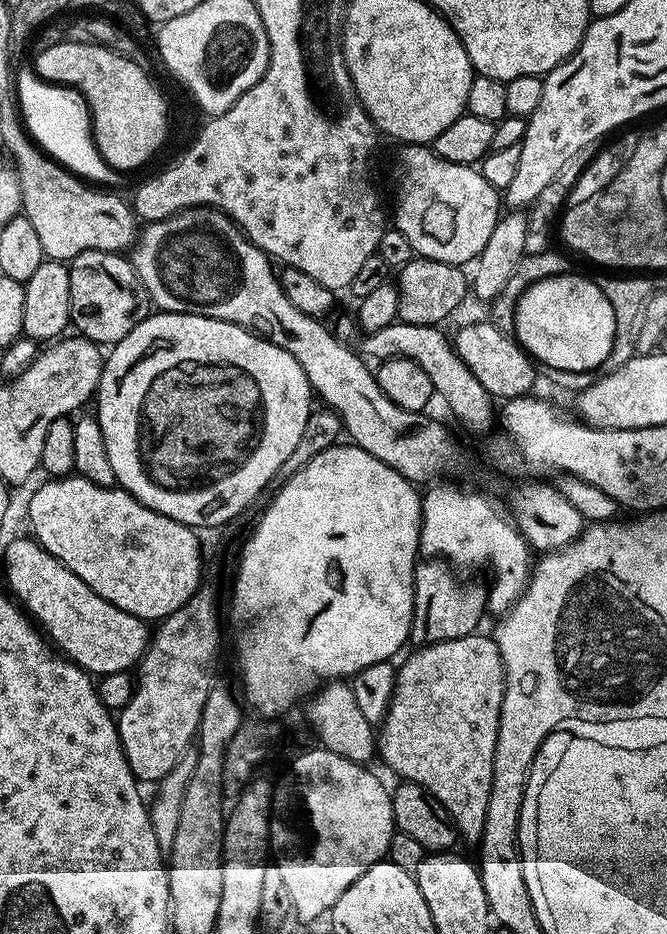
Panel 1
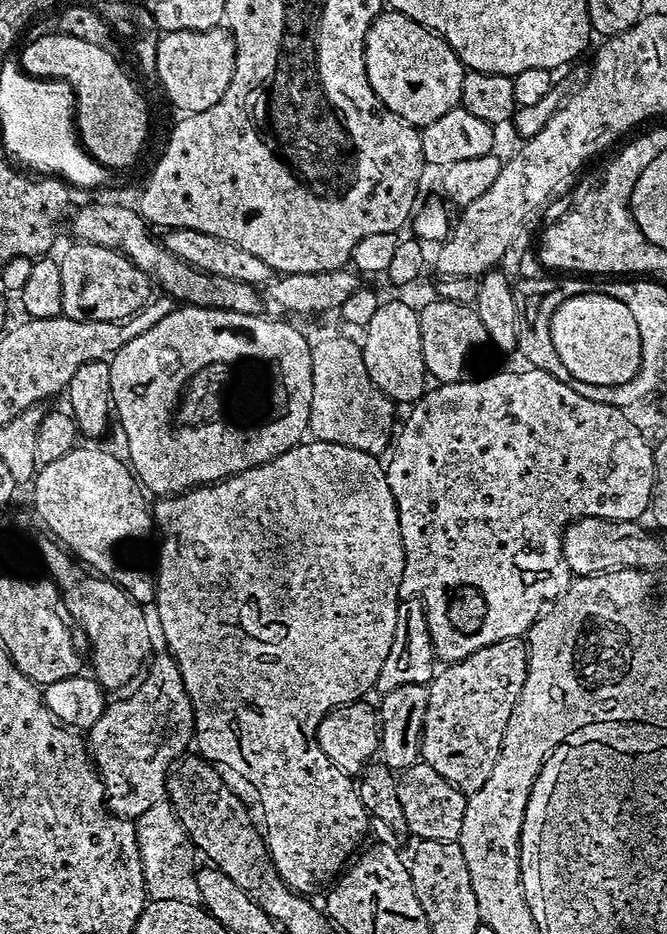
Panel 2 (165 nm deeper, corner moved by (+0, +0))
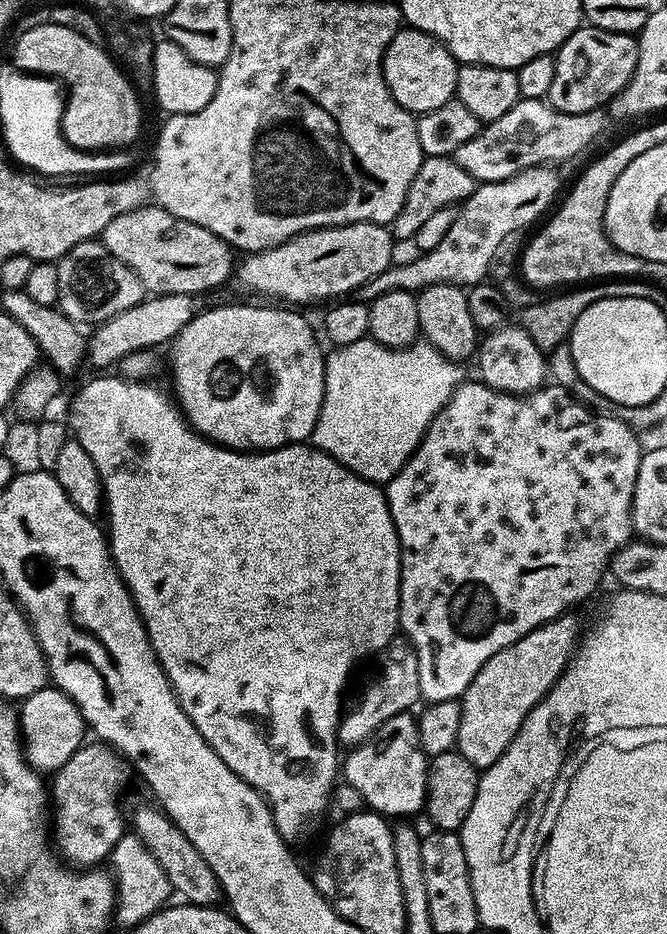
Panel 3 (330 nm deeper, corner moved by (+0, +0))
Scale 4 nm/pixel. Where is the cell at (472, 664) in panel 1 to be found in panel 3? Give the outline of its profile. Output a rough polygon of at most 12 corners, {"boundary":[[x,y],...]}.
{"boundary":[[572,614],[498,650],[460,700],[455,747],[500,759],[561,679],[582,627]]}

